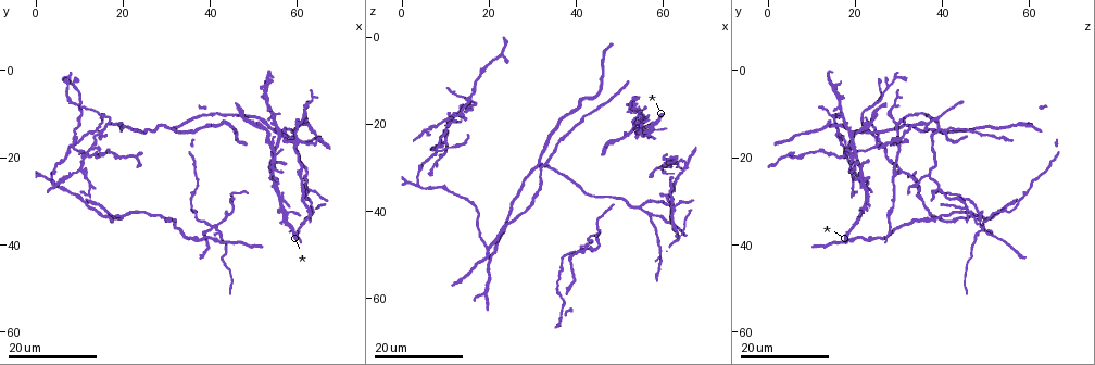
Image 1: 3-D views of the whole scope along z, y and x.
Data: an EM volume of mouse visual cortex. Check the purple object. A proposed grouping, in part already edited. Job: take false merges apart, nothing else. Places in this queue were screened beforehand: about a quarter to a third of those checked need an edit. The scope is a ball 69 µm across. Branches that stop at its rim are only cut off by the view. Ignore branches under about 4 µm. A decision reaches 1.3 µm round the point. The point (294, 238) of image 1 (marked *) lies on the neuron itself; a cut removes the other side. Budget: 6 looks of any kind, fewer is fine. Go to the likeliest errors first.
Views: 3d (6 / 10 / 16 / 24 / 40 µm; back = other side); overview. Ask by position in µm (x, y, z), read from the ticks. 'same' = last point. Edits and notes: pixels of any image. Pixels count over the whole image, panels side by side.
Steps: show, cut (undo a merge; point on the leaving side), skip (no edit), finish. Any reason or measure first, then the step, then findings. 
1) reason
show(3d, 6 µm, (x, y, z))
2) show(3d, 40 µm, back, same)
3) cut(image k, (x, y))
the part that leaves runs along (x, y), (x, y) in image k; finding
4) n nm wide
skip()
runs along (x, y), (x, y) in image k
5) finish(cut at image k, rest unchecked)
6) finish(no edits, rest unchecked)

looks like a crossing
show(3d, 24 µm, (56.5, 29.5, 22.5))

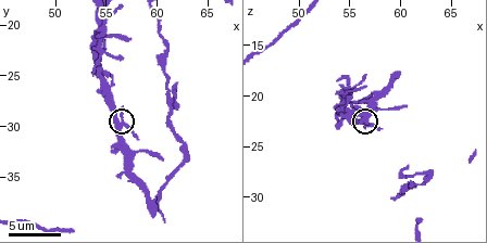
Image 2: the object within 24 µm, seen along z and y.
show(3d, 10 µm, same)

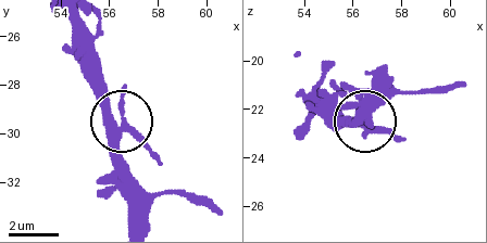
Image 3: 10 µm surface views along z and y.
5 arms
skip()
all the same neuron

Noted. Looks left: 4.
arms run side by side
show(3d, 16 µm, (40.0, 36.0, 49.0))

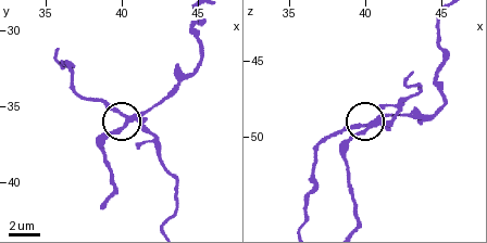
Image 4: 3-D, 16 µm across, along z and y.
show(3d, 6 µm, (40.2, 36.2, 49.2))

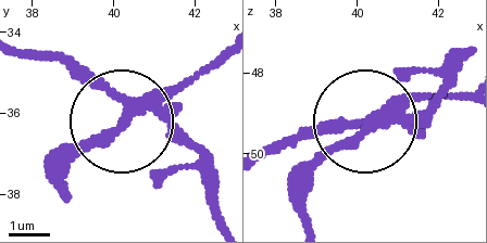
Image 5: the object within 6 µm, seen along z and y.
5 arms
cut(image 5, (102, 130))
the part that leaves runs along (145, 106), (225, 54) in image 5; two neurons meet here

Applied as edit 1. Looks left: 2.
finish(cut at image 5, rest unchecked)

